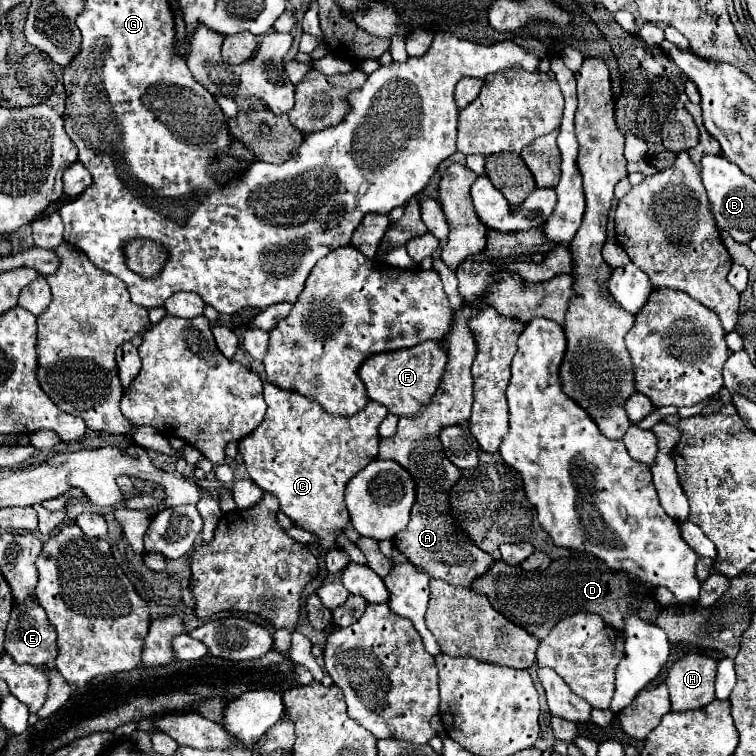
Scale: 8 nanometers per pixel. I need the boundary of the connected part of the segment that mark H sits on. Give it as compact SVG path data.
M690 653L676 661L666 675L672 711L698 709L712 703L716 661L706 655Z

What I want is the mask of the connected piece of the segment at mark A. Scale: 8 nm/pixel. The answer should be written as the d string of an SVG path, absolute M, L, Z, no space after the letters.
M476 301L472 305L462 305L454 313L454 325L450 333L444 339L444 351L448 355L446 371L440 379L440 385L436 393L432 395L432 403L422 407L414 417L400 417L398 423L398 435L392 439L380 441L380 459L392 459L398 461L402 467L408 467L416 479L416 503L412 507L410 523L404 531L400 531L394 537L396 547L408 555L418 567L424 567L430 577L444 579L450 585L456 587L470 587L474 579L478 579L492 563L494 559L472 545L468 539L464 539L462 531L456 529L456 523L448 517L448 487L460 479L462 471L448 461L444 455L444 449L440 447L438 433L442 427L450 423L460 423L460 419L468 419L472 411L472 373L470 367L476 357L476 341L468 327L468 321L480 313L480 307L476 307Z

